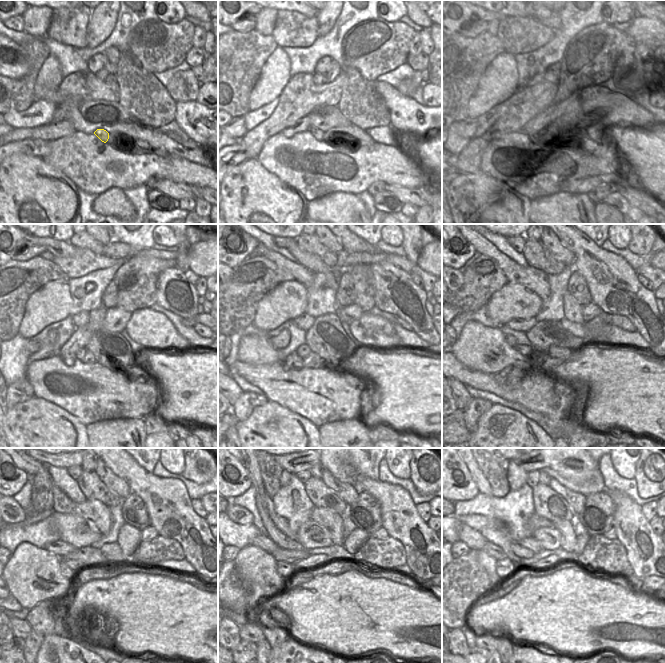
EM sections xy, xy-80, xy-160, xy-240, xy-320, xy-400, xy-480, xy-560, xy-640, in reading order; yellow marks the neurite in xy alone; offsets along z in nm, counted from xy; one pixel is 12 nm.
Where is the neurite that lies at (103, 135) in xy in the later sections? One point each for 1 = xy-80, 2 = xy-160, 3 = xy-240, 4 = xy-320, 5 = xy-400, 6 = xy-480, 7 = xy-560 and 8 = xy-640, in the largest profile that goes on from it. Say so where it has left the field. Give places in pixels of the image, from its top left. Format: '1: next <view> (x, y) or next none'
1: next xy-80 (318, 134)
2: next xy-160 (537, 130)
3: next xy-240 (84, 354)
4: next xy-320 (303, 350)
5: next xy-400 (522, 349)
6: next xy-480 (66, 571)
7: next xy-560 (285, 569)
8: next xy-640 (505, 567)

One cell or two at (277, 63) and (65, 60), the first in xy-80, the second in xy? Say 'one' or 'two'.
two

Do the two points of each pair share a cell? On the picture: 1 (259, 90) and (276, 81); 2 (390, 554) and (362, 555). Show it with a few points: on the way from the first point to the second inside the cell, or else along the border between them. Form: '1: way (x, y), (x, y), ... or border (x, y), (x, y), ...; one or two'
1: way (263, 90), (272, 83); one
2: way (383, 554), (369, 554); one

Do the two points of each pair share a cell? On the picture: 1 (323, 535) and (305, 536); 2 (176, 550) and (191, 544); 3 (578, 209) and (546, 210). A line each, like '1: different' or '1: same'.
1: same
2: different
3: same

